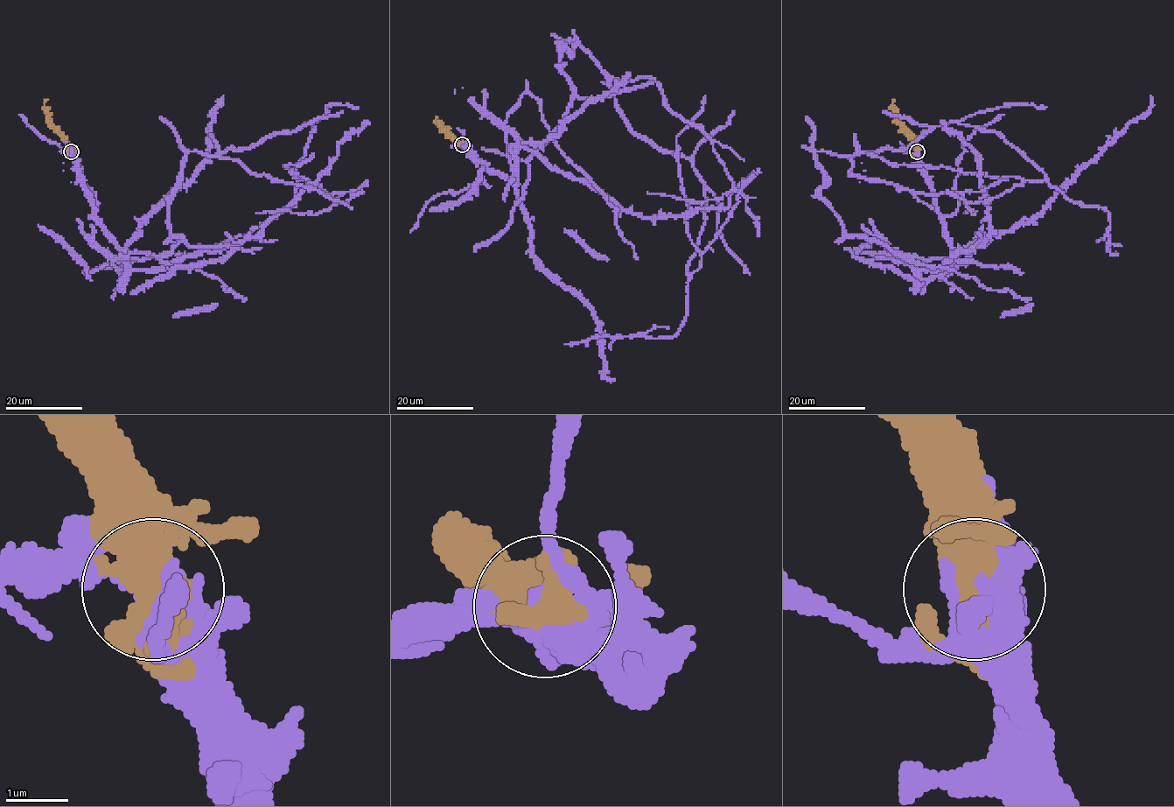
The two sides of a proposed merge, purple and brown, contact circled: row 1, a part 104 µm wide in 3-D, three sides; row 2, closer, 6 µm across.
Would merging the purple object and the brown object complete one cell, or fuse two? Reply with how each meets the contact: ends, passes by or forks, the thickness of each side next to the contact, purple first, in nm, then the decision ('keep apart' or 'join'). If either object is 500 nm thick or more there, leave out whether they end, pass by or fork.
550 nm thick on the purple side, 500 nm on the other; join

